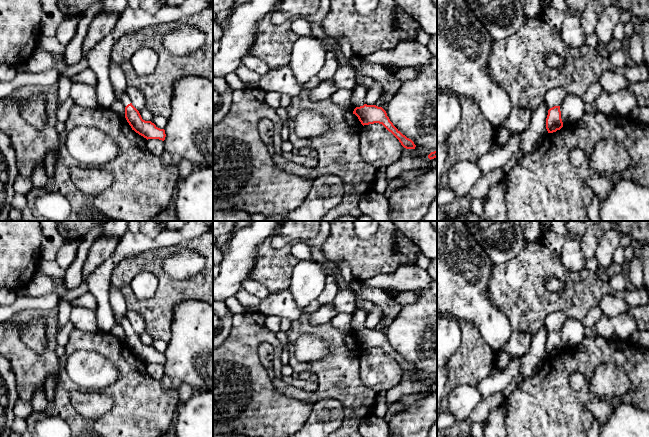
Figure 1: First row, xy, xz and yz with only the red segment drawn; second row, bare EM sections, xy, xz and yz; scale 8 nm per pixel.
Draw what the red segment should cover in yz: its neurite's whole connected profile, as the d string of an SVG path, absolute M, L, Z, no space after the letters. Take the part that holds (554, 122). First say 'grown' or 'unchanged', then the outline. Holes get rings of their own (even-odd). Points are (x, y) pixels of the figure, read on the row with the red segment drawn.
unchanged; M554 106L548 110L548 115L546 118L546 129L548 133L556 132L563 127L563 122L561 119L560 106Z

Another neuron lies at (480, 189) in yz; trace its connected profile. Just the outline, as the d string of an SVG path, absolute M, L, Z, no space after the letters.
M502 168L495 169L488 173L482 173L479 180L470 189L469 196L471 198L478 198L483 200L488 194L490 187L494 183L500 181L503 178L504 174L505 172Z

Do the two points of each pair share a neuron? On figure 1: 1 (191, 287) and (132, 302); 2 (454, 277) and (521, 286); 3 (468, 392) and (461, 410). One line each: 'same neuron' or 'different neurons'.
1: same neuron
2: different neurons
3: same neuron

